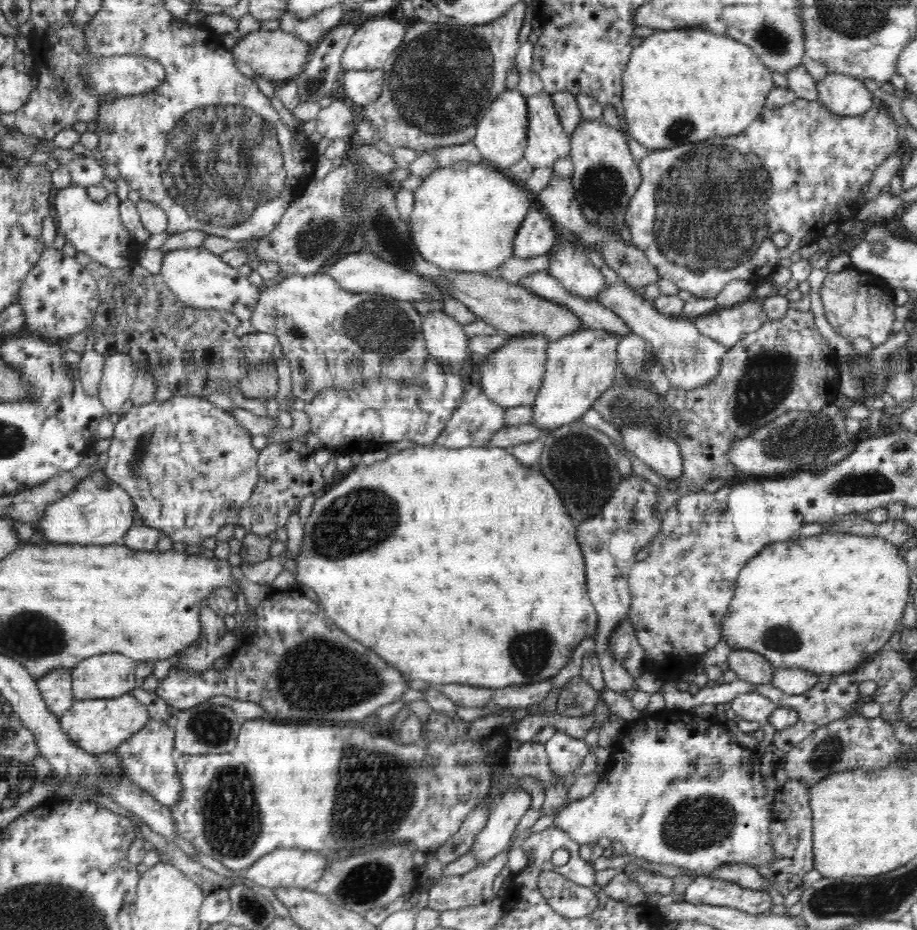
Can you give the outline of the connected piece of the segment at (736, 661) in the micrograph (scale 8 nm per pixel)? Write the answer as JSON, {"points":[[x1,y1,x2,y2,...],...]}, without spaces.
{"points":[[731,649,727,655,727,662,729,669,734,670,738,679,752,684,771,684,775,666,760,653]]}

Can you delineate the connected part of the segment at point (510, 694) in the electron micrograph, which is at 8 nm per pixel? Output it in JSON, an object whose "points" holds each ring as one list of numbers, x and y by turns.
{"points":[[547,678,532,684,508,685,492,689,492,700,489,705,500,704,504,708,532,707,539,704,552,690,553,678]]}

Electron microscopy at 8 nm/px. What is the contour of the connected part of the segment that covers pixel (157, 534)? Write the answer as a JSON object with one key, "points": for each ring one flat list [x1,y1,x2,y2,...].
{"points":[[137,522,124,535,124,544,134,551,166,552,172,549,173,540,161,530]]}

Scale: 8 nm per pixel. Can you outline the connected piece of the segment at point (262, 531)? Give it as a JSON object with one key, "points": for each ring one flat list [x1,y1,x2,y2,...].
{"points":[[299,439,291,442,267,443,259,451,260,478,250,500,240,510,236,524,243,526,247,533,268,536,270,532,281,532,288,515,298,511,304,496,323,490,323,470,316,464,314,450]]}

